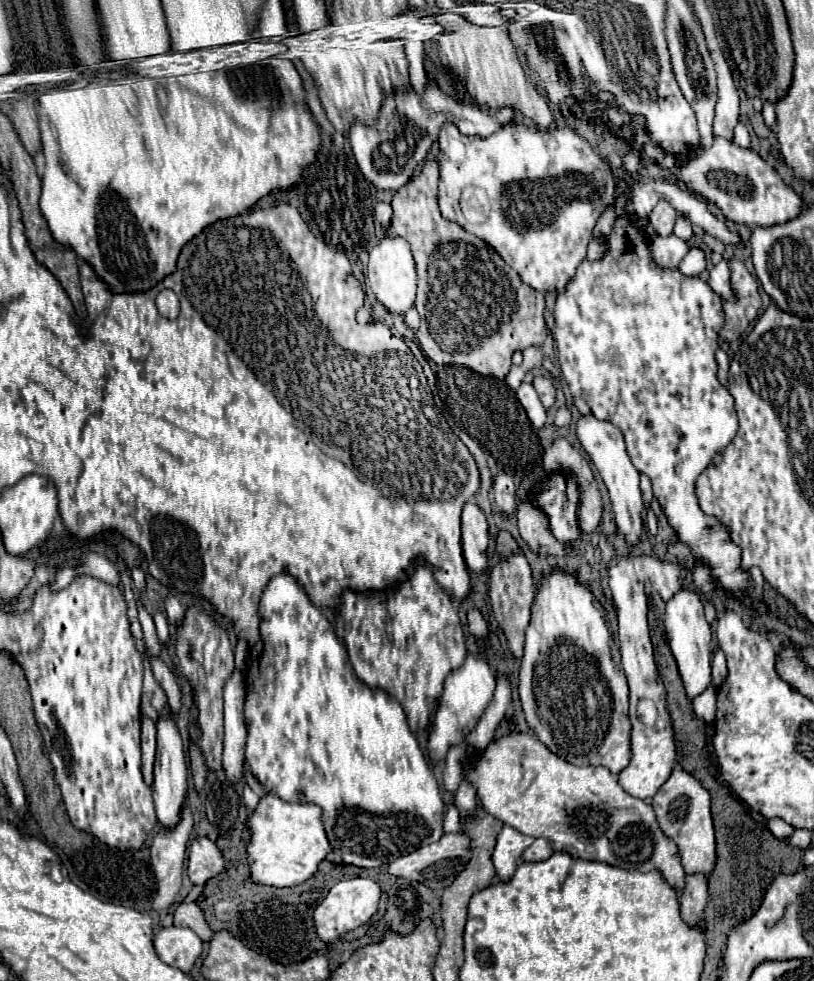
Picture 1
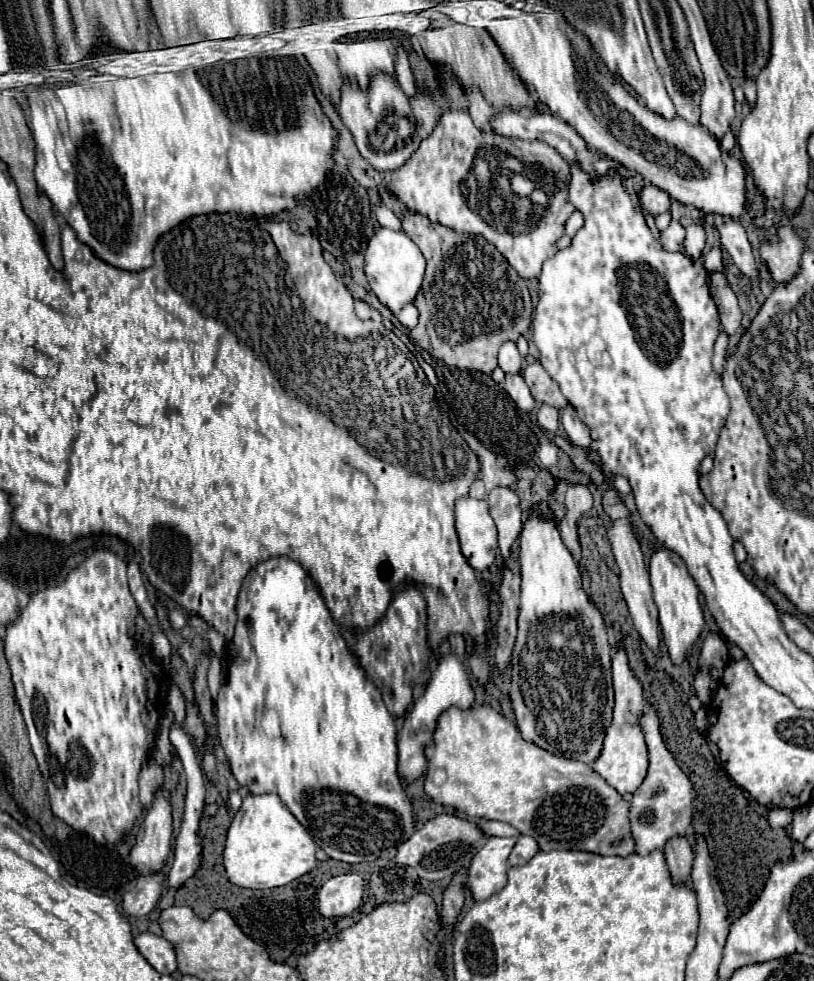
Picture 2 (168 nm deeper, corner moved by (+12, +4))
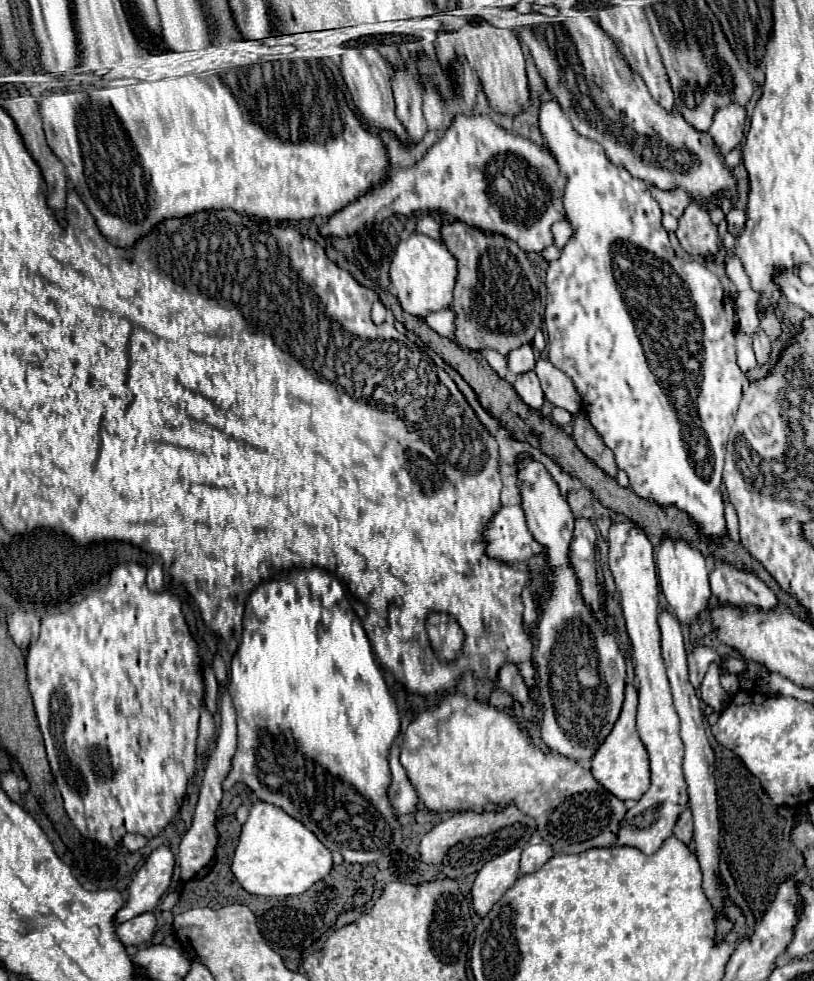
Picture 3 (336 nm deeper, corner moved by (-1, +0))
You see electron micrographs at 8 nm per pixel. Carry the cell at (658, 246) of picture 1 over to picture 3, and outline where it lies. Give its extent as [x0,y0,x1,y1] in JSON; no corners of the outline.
[676,201,720,257]

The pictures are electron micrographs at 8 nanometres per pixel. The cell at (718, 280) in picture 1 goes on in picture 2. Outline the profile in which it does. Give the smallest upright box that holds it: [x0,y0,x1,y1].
[711,273,741,335]

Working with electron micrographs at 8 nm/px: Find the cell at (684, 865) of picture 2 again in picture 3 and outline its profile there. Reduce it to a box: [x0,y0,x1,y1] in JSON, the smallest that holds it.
[674,809,692,845]

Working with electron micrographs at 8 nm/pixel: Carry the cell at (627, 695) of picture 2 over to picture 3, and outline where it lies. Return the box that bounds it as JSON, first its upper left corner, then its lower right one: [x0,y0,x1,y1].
[592,683,650,799]

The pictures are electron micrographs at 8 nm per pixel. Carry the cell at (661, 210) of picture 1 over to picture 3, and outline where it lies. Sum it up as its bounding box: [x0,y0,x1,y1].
[650,187,690,217]

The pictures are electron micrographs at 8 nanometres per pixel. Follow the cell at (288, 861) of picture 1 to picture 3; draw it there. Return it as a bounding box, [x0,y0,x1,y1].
[232,801,332,897]

